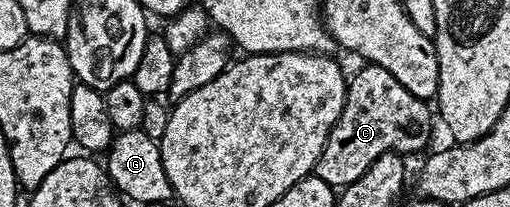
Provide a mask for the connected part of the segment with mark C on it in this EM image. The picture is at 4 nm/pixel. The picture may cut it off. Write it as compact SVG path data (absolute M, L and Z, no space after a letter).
M369 64L363 67L355 78L349 79L344 108L328 132L312 171L313 177L335 188L345 188L360 180L360 176L364 176L380 156L391 151L411 156L417 150L425 151L430 142L432 110L426 107L429 106L427 99L412 96L412 92L408 92L392 72L384 72L384 68Z

